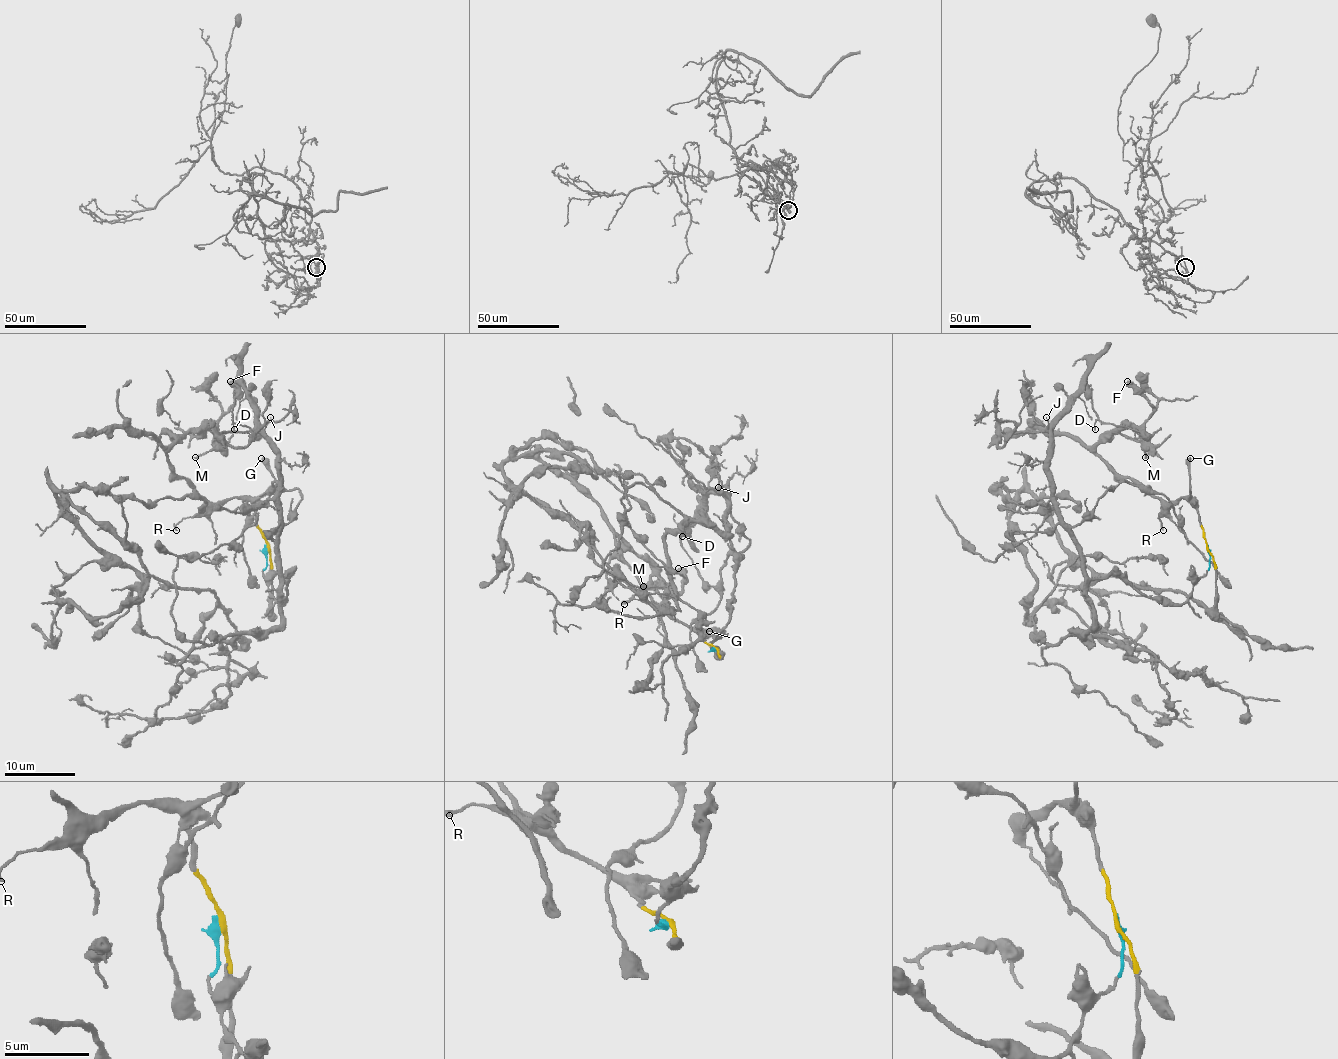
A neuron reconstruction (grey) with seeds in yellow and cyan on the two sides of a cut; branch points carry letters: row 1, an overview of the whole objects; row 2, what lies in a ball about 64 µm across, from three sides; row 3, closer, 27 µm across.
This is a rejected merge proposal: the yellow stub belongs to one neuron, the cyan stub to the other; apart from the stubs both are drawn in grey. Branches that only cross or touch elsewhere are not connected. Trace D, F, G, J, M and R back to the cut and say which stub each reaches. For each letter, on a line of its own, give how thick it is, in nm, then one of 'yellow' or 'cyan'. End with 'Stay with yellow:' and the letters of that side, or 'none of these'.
D: calibre 140 nm; cyan
F: calibre 600 nm; yellow
G: calibre 480 nm; yellow
J: calibre 130 nm; cyan
M: calibre 200 nm; yellow
R: calibre 200 nm; yellow
Stay with yellow: F, G, M, R

